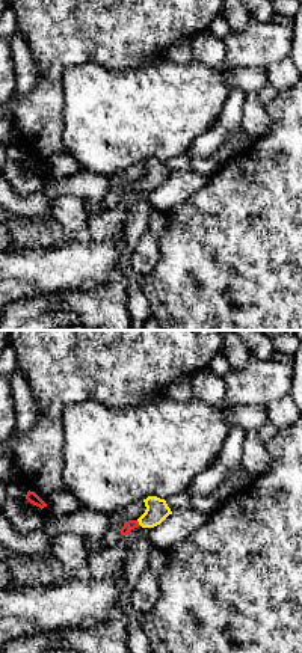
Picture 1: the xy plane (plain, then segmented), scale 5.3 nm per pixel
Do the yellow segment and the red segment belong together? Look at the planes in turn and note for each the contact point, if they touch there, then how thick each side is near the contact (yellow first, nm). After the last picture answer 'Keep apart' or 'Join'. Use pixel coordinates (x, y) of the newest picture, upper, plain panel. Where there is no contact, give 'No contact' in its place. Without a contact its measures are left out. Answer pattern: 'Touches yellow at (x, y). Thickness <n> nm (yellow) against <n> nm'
Touches yellow at (139, 186). Thickness 120 nm (yellow) against 50 nm

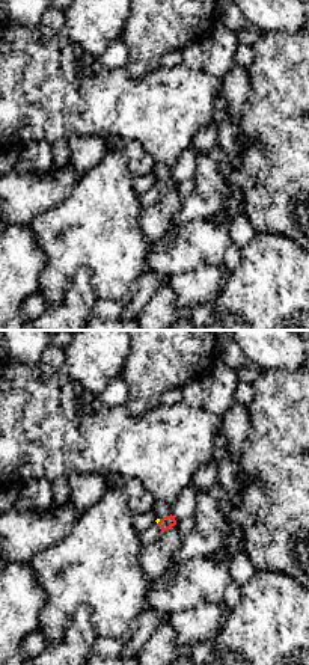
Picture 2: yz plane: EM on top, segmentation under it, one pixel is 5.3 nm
Touches yellow at (159, 183). Thickness 20 nm (yellow) against 70 nm

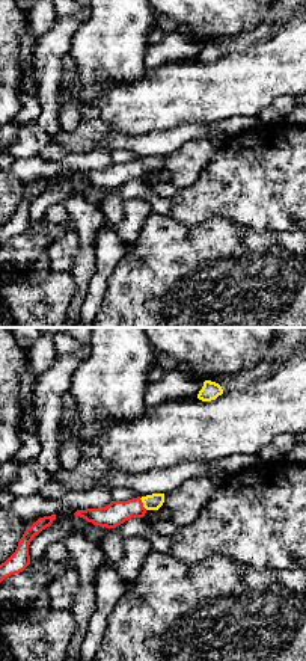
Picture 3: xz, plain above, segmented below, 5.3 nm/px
Touches yellow at (143, 166). Thickness 90 nm (yellow) against 120 nm

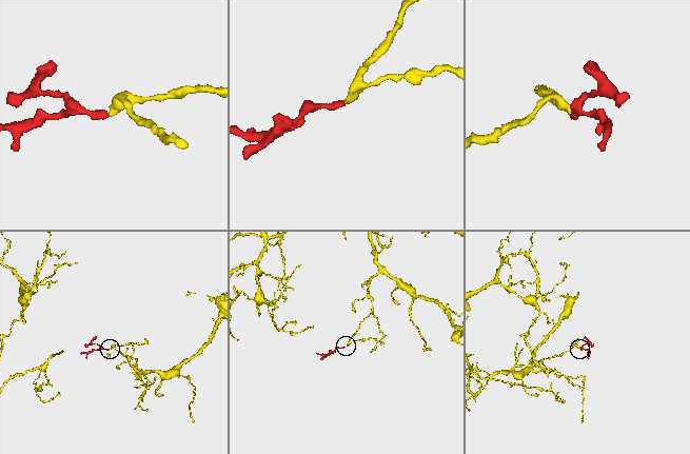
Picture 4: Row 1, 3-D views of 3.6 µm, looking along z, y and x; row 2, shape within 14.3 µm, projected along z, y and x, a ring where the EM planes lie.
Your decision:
Join

